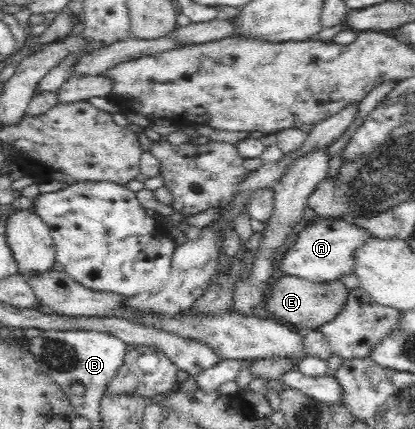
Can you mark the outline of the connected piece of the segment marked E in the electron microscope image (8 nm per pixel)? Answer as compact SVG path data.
M281 276L265 298L261 312L275 321L285 325L291 324L299 329L316 330L319 325L333 321L347 301L348 290L338 280L325 284L313 284L297 277Z

